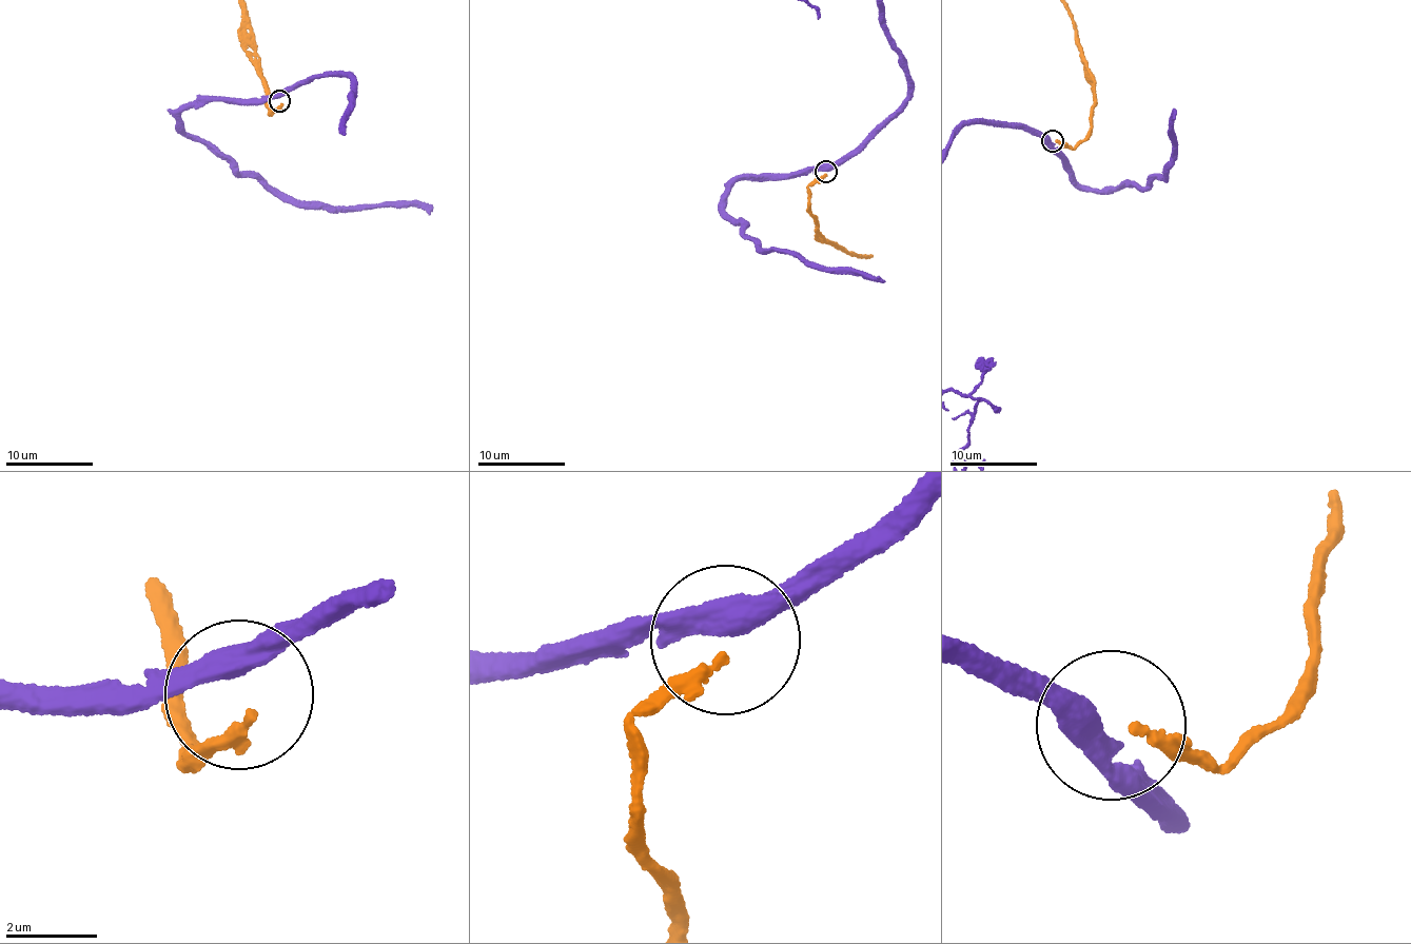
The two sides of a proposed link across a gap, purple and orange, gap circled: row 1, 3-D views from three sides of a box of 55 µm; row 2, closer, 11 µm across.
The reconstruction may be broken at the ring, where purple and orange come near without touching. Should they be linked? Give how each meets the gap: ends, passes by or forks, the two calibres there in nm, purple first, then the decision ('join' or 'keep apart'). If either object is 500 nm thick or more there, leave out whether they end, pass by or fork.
calibres 500 and 170 nm; keep apart

